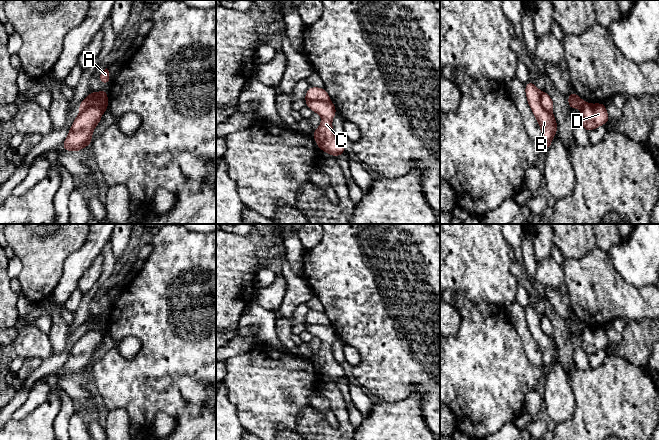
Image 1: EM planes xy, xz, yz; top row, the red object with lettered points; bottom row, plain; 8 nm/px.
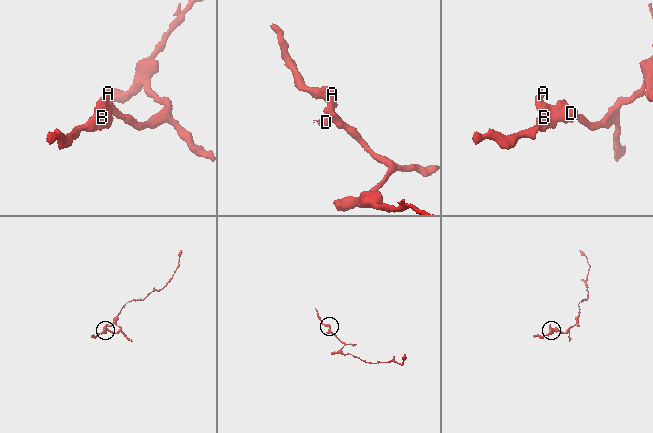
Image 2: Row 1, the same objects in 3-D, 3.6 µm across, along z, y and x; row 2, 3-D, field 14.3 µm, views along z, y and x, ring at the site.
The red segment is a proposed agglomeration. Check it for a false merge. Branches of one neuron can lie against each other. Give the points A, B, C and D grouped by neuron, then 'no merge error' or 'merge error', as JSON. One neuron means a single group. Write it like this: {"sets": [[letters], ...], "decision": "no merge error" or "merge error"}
{"sets": [["A", "B", "D"], ["C"]], "decision": "merge error"}

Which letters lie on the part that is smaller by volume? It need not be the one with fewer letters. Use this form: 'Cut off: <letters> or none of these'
Cut off: A, B, D

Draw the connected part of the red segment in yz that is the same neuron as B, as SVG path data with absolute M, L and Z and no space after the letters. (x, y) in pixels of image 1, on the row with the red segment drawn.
M531 81L525 84L525 94L531 111L542 131L542 141L548 148L558 130L558 125L553 114L547 112L541 105L541 91Z

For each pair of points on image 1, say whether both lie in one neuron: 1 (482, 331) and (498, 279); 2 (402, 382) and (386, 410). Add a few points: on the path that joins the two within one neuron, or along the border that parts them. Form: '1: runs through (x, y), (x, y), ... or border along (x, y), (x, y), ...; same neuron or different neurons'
1: border along (467, 298), (475, 302), (494, 303), (505, 308); different neurons
2: border along (413, 393), (393, 402), (381, 400); different neurons

